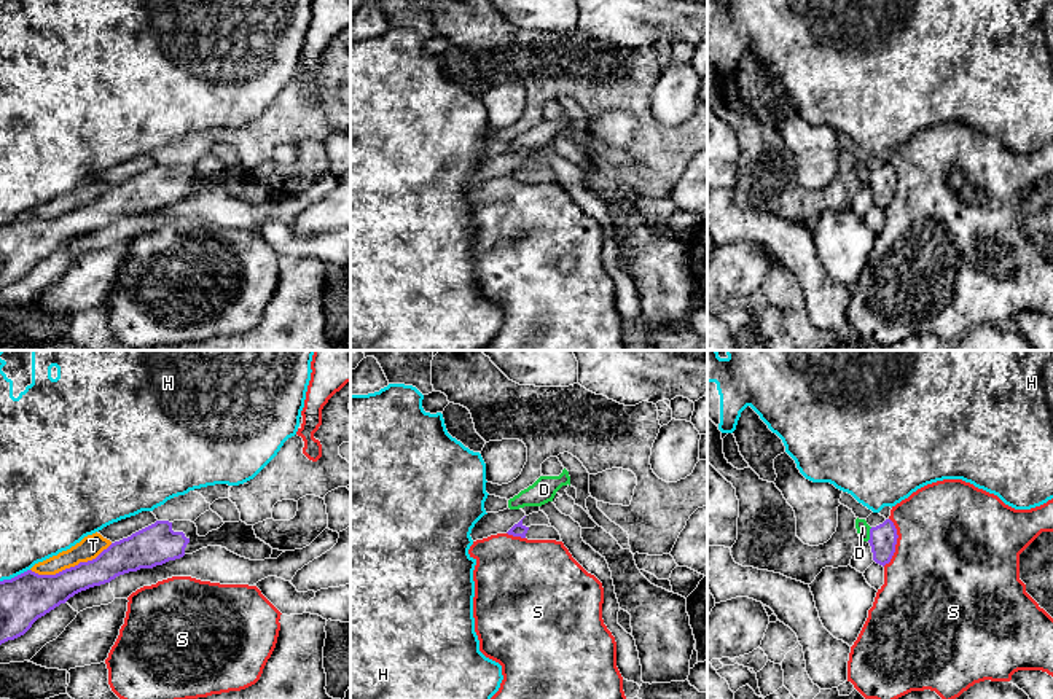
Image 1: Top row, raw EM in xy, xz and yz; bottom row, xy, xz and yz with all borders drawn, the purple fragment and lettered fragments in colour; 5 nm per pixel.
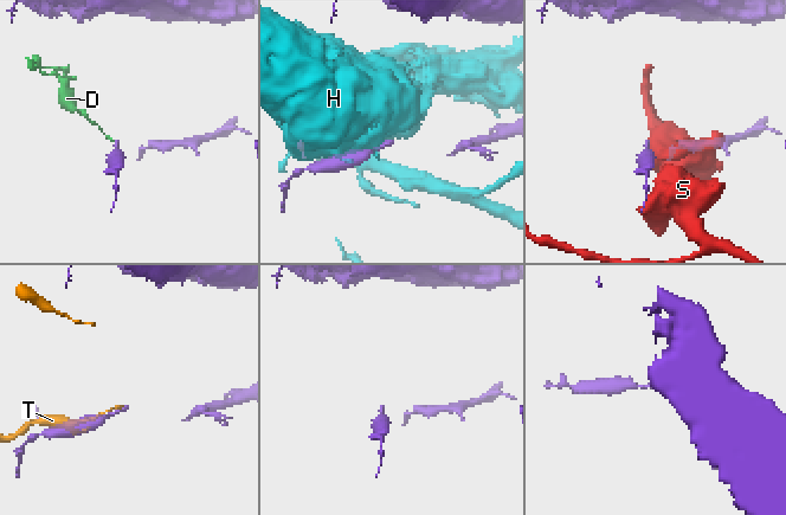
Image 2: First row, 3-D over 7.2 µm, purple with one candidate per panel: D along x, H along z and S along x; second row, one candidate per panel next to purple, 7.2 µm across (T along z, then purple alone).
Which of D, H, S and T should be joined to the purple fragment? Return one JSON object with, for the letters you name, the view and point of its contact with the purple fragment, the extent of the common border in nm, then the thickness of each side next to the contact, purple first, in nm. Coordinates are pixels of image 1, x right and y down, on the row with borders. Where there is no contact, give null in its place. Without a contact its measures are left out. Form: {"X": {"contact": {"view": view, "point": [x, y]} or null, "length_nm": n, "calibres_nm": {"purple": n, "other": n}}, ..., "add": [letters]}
{"add": []}

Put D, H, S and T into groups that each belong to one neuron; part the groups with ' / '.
D T / H / S

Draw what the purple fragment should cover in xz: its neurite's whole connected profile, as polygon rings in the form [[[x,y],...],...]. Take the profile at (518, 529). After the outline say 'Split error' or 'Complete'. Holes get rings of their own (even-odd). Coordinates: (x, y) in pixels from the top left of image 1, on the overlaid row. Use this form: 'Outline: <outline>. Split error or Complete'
Outline: [[[523,519],[518,524],[515,524],[507,533],[513,535],[513,537],[527,538],[527,540],[556,540],[556,541],[562,541],[559,532],[554,527],[548,527],[548,525],[526,527],[523,524]]]. Split error

